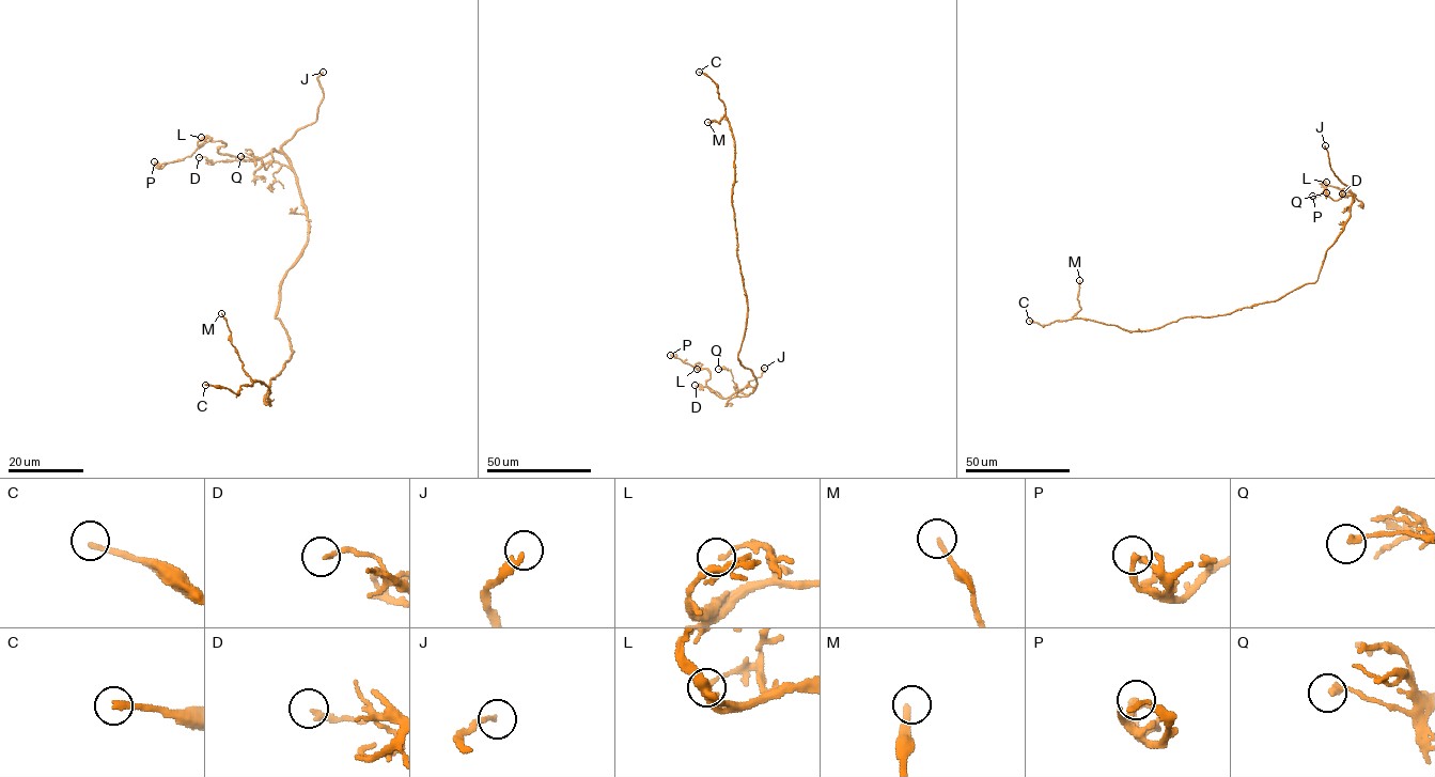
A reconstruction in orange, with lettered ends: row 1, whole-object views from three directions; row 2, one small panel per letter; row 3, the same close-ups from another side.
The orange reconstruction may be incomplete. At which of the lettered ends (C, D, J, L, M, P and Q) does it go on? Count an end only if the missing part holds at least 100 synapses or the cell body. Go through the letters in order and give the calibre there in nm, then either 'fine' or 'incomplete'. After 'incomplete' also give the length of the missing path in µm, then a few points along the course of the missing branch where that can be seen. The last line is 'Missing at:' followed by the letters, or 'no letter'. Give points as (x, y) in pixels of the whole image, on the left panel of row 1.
C: 220 nm | incomplete | 120 µm
D: 160 nm | fine
J: 200 nm | incomplete | 10 µm | (323, 72), (340, 43)
L: 150 nm | fine
M: 200 nm | incomplete | 110 µm | (221, 313), (198, 261), (197, 211), (185, 180), (151, 153), (151, 91), (140, 75), (176, 53), (146, 49)
P: 170 nm | fine
Q: 220 nm | fine
Missing at: C, J, M

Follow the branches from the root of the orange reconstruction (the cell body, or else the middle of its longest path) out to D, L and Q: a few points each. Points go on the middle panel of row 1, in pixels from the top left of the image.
D: (747, 315), (737, 358), (754, 376), (754, 389), (750, 394), (735, 392), (722, 398), (717, 391), (695, 385)
L: (747, 315), (737, 358), (754, 376), (754, 389), (720, 398), (706, 385), (710, 372), (697, 369)
Q: (747, 315), (737, 358), (754, 376), (754, 389), (750, 394), (742, 393), (731, 372), (718, 369)

